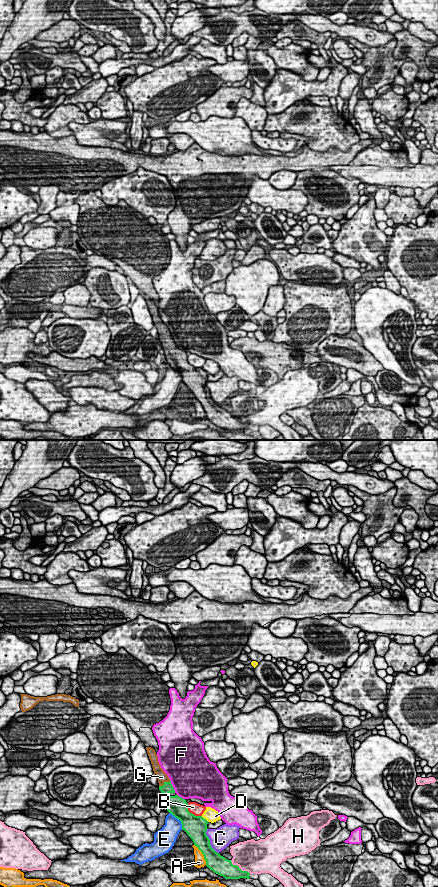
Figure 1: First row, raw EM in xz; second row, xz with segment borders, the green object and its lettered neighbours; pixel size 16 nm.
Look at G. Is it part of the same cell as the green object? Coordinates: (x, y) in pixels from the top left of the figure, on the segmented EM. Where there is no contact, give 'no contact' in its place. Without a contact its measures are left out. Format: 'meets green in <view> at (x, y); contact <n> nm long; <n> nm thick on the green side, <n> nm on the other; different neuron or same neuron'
meets green in xz at (164, 783); contact 200 nm long; 170 nm thick on the green side, 170 nm on the other; same neuron

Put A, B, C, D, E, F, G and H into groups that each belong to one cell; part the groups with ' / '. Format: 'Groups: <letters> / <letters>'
Groups: A / B / C / D / E / F / G / H

